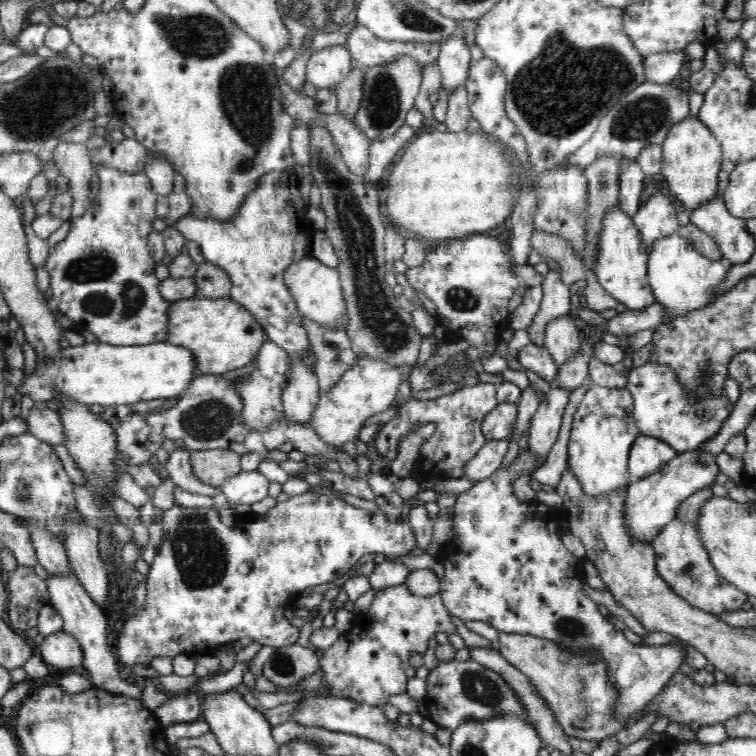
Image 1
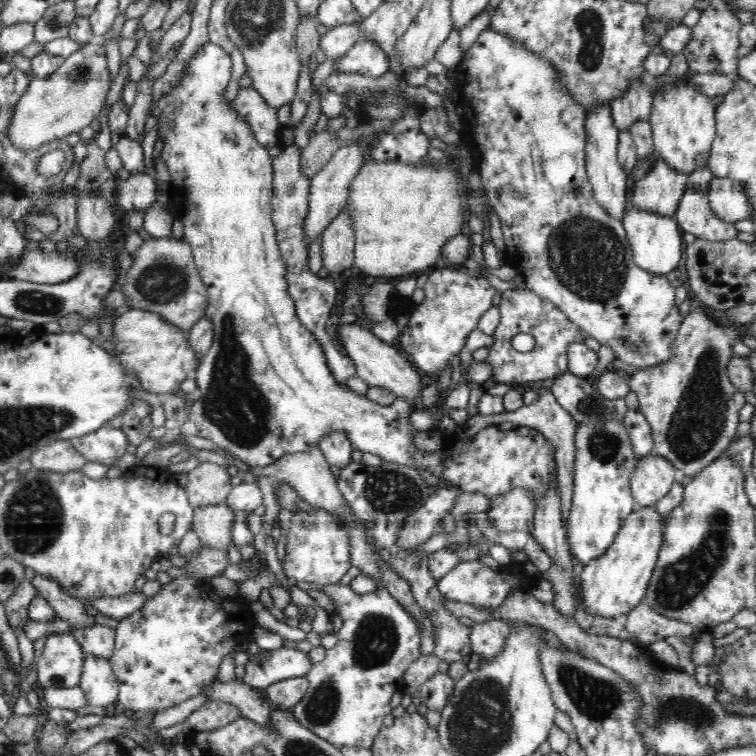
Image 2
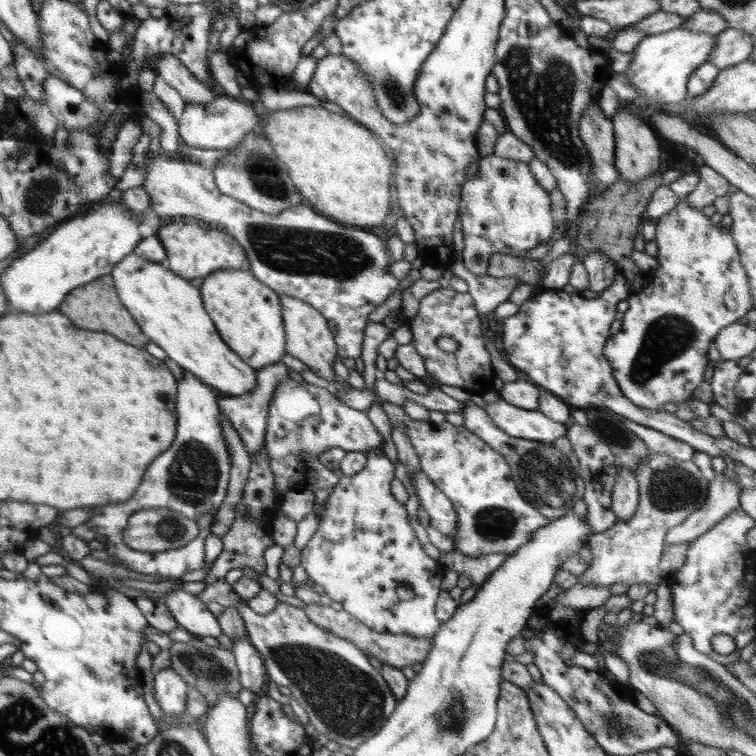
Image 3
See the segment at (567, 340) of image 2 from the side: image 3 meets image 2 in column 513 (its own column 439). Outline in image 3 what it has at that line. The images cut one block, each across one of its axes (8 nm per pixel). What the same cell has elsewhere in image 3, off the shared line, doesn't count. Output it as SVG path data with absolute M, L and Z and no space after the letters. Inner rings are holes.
M441 287L424 294L419 303L420 311L408 323L412 334L412 347L424 358L428 378L433 384L448 384L459 386L471 395L484 396L494 390L495 374L490 361L490 352L484 344L486 329L482 320L478 318L475 303L471 294L460 293L452 288ZM440 336L450 336L458 342L458 349L448 353L442 351L436 340Z

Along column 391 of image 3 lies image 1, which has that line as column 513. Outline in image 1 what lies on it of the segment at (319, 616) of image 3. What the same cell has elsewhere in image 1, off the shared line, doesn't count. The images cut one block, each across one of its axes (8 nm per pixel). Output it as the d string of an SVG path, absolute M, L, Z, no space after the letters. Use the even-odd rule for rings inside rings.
M502 631L494 644L502 657L524 673L535 690L550 704L568 737L574 736L600 743L626 726L622 721L614 721L614 710L618 706L618 689L610 685L607 664L599 654L594 654L596 660L591 664L591 656L573 656L571 652L561 650L554 642L544 638Z

